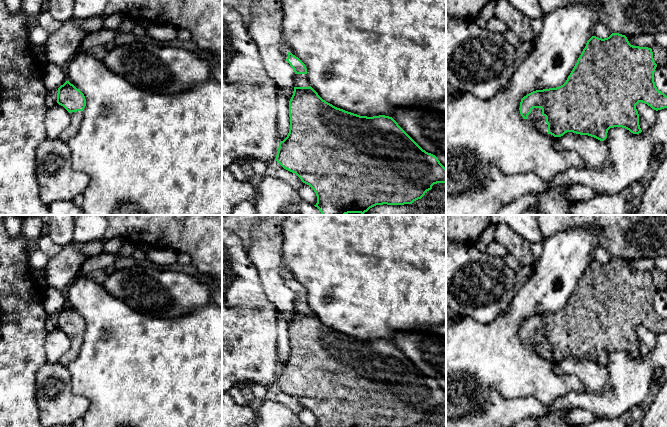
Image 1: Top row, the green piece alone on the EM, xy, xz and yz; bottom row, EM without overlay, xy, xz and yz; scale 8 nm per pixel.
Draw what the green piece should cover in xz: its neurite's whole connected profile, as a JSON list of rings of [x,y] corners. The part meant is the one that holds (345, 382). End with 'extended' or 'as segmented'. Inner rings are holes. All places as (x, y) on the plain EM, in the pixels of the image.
[[[290,276],[285,277],[284,283],[294,293],[294,315],[289,325],[290,353],[287,361],[279,367],[275,384],[286,394],[295,397],[303,407],[309,409],[317,420],[317,427],[413,427],[421,423],[425,417],[437,407],[446,407],[446,392],[438,382],[423,374],[399,349],[389,340],[379,339],[373,341],[360,340],[337,332],[323,324],[310,310],[307,304],[305,288]]]; extended

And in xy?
[[[66,305],[58,312],[57,327],[63,330],[71,340],[69,350],[61,357],[59,363],[67,365],[77,358],[82,343],[83,334],[86,330],[84,318],[69,305]]]; extended

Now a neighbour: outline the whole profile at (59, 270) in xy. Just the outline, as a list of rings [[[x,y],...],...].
[[[73,241],[57,255],[48,258],[43,269],[46,287],[66,292],[70,282],[77,277],[86,257],[78,249],[82,243]]]

